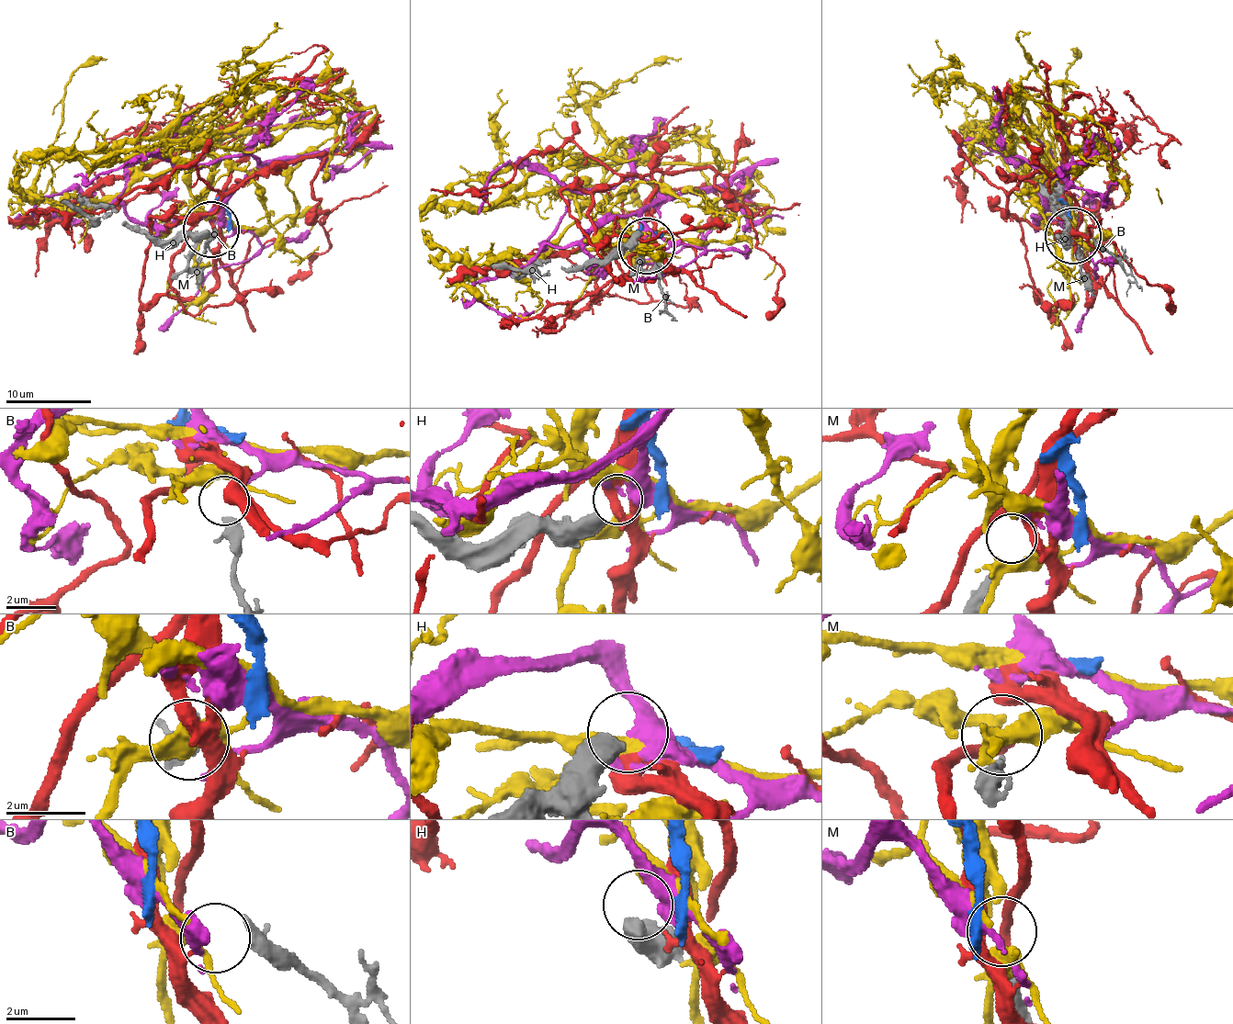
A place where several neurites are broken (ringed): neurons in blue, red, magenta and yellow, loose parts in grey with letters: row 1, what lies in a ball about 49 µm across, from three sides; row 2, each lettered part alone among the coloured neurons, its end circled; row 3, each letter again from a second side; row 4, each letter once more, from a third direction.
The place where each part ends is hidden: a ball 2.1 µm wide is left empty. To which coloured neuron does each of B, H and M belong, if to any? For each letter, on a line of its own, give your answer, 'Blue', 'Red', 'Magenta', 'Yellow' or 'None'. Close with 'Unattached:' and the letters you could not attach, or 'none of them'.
B: Yellow
H: None
M: None
Unattached: H, M

